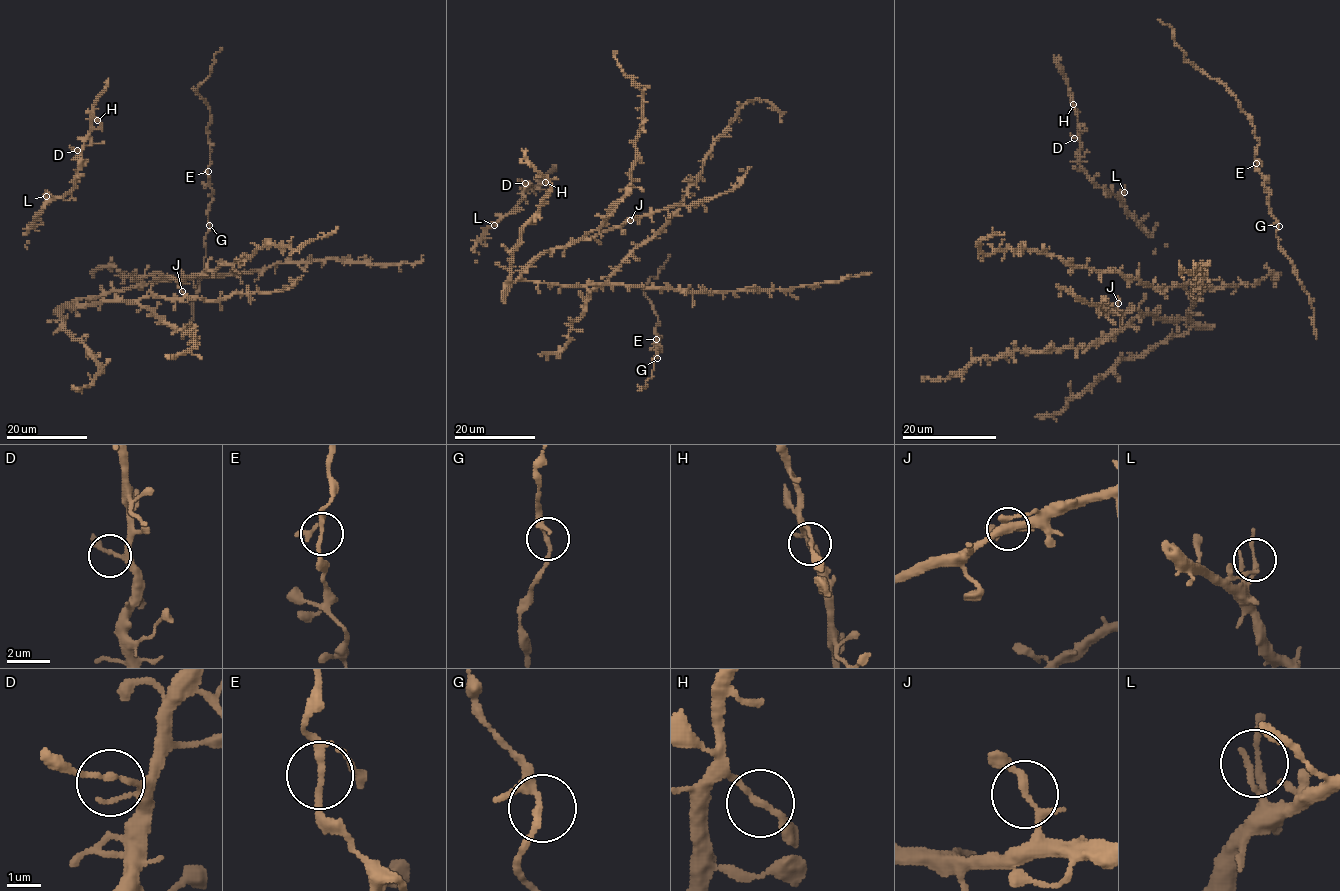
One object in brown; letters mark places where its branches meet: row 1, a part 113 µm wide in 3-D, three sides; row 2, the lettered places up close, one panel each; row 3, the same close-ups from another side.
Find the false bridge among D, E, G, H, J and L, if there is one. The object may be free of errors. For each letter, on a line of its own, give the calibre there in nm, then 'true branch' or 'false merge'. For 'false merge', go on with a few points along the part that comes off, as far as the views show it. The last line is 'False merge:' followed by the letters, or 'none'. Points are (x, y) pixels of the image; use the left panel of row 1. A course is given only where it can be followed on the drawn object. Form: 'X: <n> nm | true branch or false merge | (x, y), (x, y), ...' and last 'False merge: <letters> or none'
D: 130 nm | true branch
E: 160 nm | true branch
G: 170 nm | true branch
H: 170 nm | true branch
J: 200 nm | true branch
L: 170 nm | true branch
False merge: none

